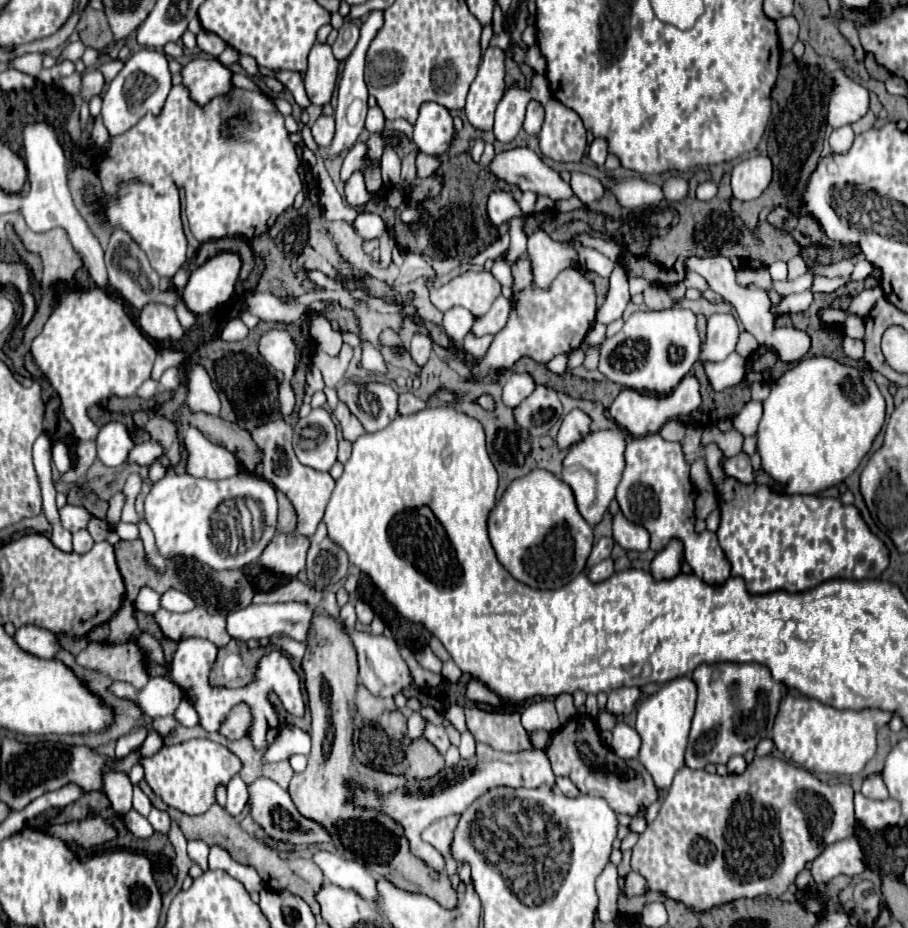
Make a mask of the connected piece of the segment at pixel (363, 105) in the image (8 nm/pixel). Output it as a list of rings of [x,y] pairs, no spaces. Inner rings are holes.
[[[381,10],[371,12],[369,18],[365,20],[365,24],[361,26],[361,38],[359,38],[355,50],[351,52],[351,56],[349,56],[347,62],[345,62],[345,70],[343,70],[343,76],[341,76],[341,82],[339,82],[339,102],[337,102],[337,108],[335,108],[337,132],[335,132],[333,144],[329,146],[331,158],[337,156],[341,150],[351,148],[351,146],[357,142],[361,130],[365,128],[365,114],[367,114],[367,86],[365,86],[365,78],[363,78],[365,52],[367,52],[367,48],[369,48],[369,42],[373,40],[373,36],[377,34],[377,30],[381,28],[381,24],[383,24],[383,12],[381,12]]]

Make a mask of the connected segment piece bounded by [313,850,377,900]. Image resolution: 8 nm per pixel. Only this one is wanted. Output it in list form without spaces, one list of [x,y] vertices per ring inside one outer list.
[[[315,850],[313,862],[323,870],[323,876],[327,882],[333,882],[341,888],[353,888],[365,900],[377,898],[375,878],[371,878],[363,866],[359,866],[355,862],[345,862],[343,858],[339,858],[327,850]]]

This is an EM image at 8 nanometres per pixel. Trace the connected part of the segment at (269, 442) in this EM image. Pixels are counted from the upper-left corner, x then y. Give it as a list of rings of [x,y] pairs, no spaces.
[[[283,420],[267,422],[251,432],[251,438],[261,452],[261,462],[257,462],[255,474],[261,476],[263,480],[271,482],[279,492],[283,492],[289,498],[289,502],[293,504],[293,508],[297,512],[297,532],[311,538],[315,534],[319,522],[323,520],[325,508],[327,508],[329,498],[335,488],[335,480],[327,472],[313,472],[313,468],[305,468],[293,454],[291,436],[293,436],[293,430]]]

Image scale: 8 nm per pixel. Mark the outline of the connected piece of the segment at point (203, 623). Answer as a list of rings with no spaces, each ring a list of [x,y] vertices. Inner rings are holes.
[[[199,605],[183,614],[173,614],[161,608],[155,614],[155,622],[159,624],[163,636],[173,642],[181,642],[185,638],[205,638],[221,648],[233,640],[225,630],[225,620],[207,614],[205,608]]]

